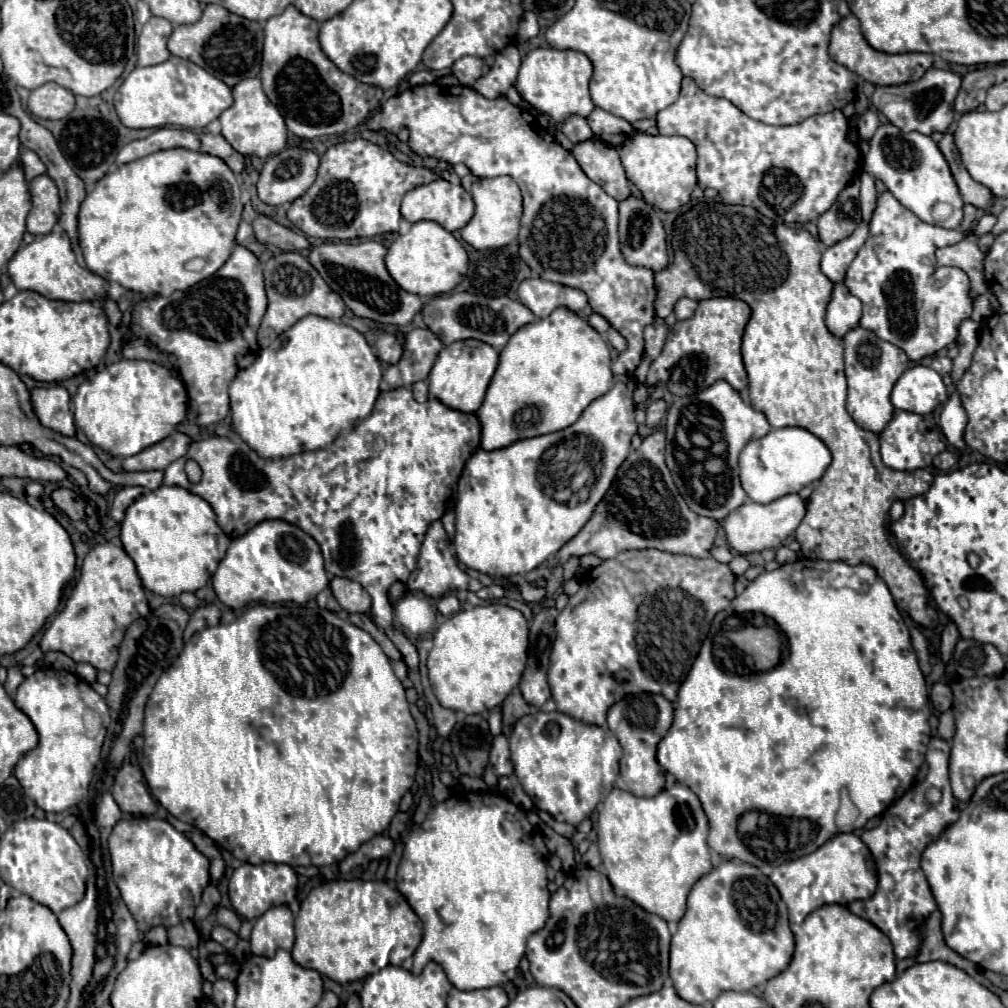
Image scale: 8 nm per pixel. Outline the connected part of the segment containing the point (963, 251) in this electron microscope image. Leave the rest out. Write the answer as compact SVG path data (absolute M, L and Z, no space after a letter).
M984 213L978 219L978 223L970 231L966 231L962 241L958 241L956 245L950 245L950 247L944 247L944 249L936 251L936 259L938 259L940 265L958 267L970 277L972 297L976 297L976 295L986 291L986 281L984 281L984 273L982 273L984 253L978 247L978 239L982 235L990 233L994 223L996 223L996 215Z

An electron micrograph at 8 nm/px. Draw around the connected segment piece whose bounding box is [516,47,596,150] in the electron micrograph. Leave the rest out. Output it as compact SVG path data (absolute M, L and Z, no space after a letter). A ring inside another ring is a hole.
M540 47L540 49L530 51L526 55L526 59L522 61L516 89L520 91L522 99L526 99L536 109L540 109L542 113L546 113L554 119L555 138L565 149L570 150L573 144L560 132L560 125L564 123L564 117L568 117L568 115L588 117L588 113L592 113L592 109L596 107L590 97L590 91L588 91L592 73L594 73L592 61L584 53L570 51L570 49L562 51L562 49L554 49L554 47Z

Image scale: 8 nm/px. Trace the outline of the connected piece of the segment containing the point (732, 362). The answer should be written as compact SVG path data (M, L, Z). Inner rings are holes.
M714 297L698 303L696 315L688 321L676 321L666 337L662 353L652 361L646 383L664 383L672 395L688 395L706 389L718 379L726 379L736 391L748 385L748 375L742 363L742 335L752 315L748 303L732 297Z

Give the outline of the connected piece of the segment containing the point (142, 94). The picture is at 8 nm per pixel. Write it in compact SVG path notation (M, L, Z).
M170 57L168 61L152 67L136 67L114 95L116 113L130 129L158 129L168 125L182 129L204 129L230 105L232 89L226 83L196 63L180 57Z

